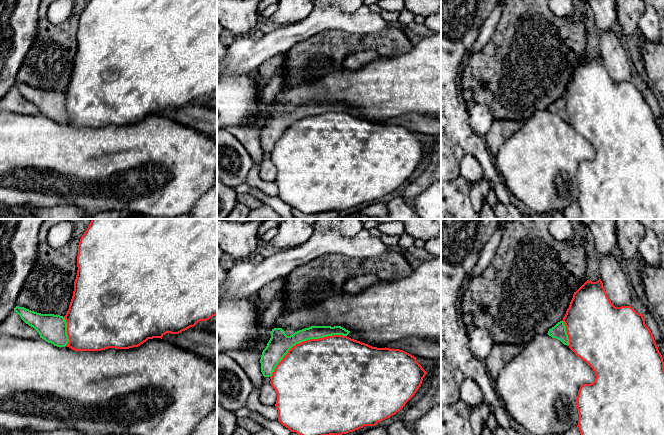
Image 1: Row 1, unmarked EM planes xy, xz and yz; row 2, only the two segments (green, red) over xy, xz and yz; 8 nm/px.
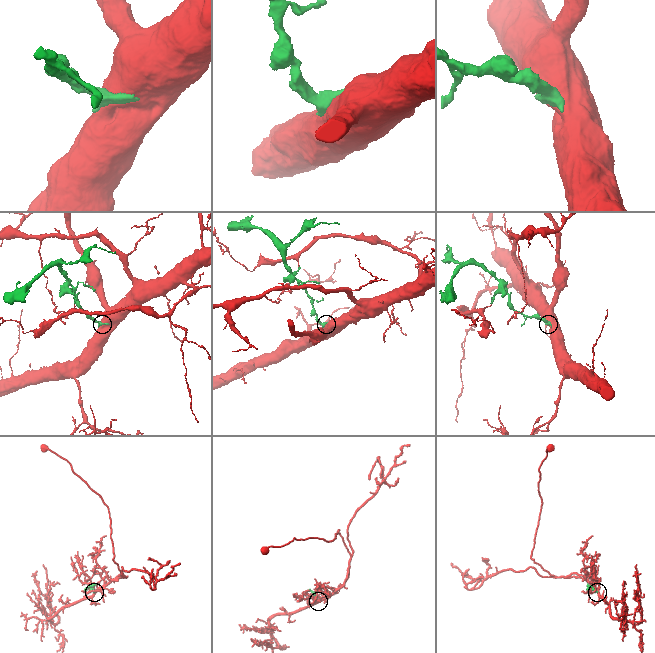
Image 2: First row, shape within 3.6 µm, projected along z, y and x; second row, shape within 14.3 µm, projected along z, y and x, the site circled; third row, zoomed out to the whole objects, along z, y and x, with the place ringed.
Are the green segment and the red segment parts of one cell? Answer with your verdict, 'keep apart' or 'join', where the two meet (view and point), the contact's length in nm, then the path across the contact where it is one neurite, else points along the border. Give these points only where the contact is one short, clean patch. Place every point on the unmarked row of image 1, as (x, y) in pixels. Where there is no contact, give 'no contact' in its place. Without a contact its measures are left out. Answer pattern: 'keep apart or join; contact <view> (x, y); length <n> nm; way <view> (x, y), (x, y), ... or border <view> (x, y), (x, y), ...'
keep apart; contact xz (304, 116); length 700 nm

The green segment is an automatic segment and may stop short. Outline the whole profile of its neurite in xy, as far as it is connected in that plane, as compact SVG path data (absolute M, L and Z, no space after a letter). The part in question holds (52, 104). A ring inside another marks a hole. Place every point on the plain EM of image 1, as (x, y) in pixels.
M16 82L14 87L21 95L33 103L40 114L57 123L67 122L69 115L67 111L67 99L63 92L54 90L41 90L24 83Z

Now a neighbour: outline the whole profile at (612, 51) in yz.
M618 29L601 31L599 50L608 74L615 83L631 81L631 69Z

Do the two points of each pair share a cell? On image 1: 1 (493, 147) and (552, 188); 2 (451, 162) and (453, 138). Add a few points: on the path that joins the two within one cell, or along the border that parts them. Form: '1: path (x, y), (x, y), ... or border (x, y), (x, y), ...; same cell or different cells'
1: border (513, 133), (504, 141), (494, 156); different cells
2: path (451, 156), (451, 144); same cell

